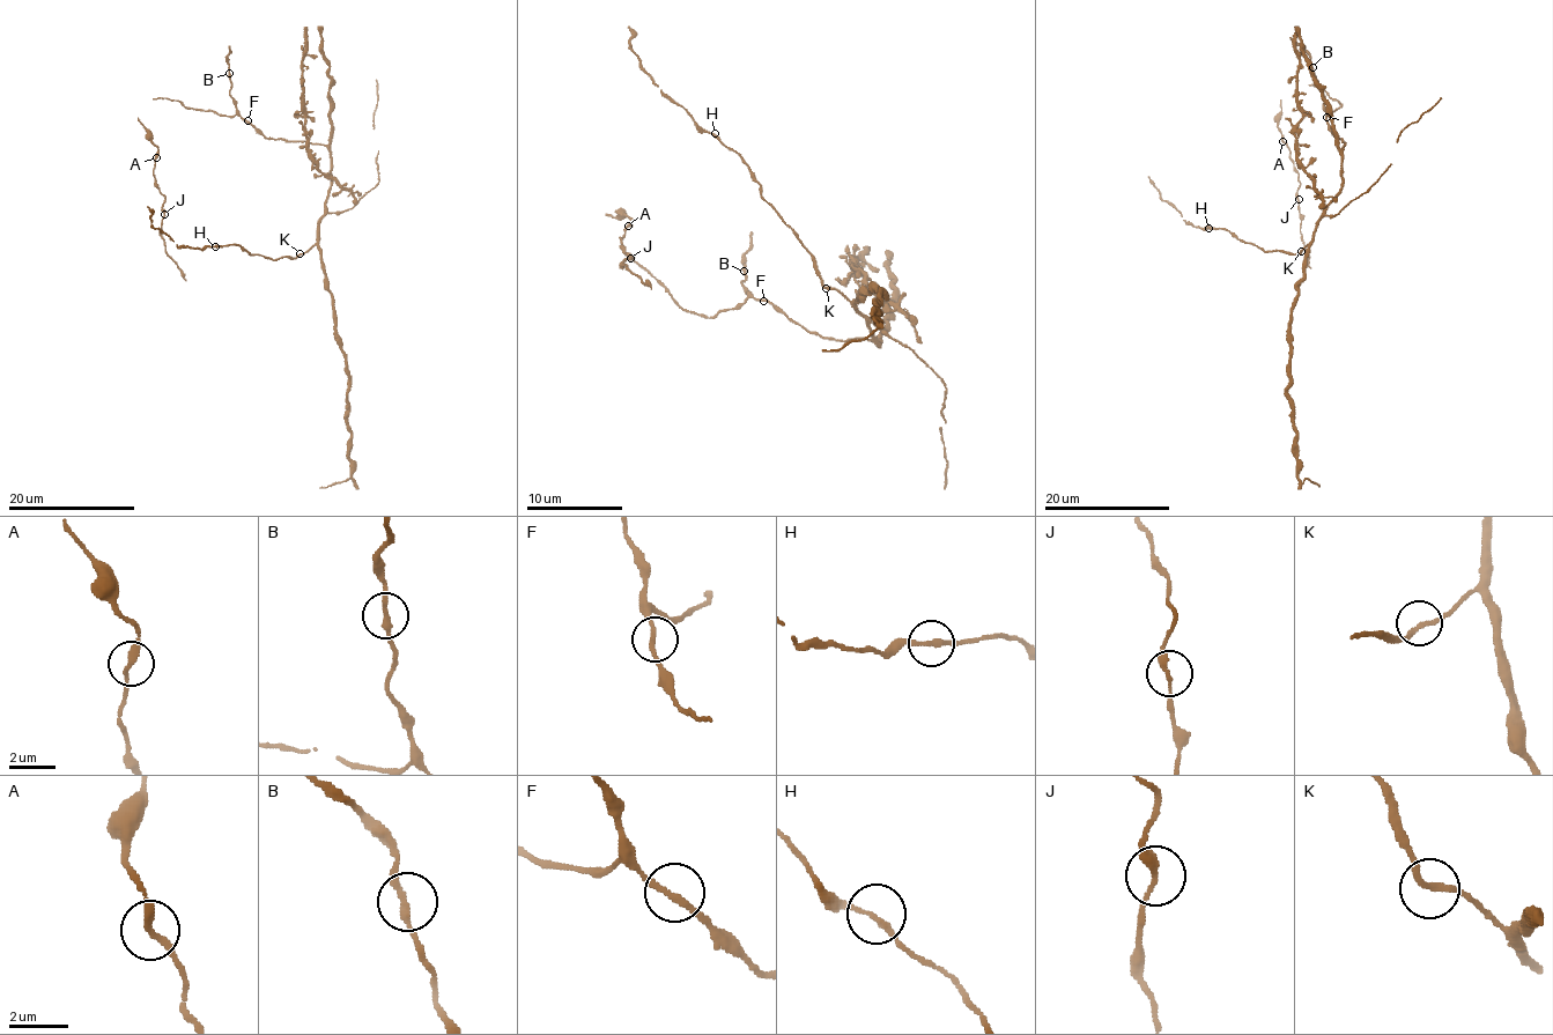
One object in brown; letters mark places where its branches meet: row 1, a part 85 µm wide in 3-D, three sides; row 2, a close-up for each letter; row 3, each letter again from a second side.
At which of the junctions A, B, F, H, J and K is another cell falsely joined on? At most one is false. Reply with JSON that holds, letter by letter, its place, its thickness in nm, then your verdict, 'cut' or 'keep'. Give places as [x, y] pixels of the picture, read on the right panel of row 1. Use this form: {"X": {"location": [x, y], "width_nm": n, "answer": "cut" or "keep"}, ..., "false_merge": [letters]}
{"A": {"location": [1282, 141], "width_nm": 240, "answer": "keep"}, "B": {"location": [1313, 67], "width_nm": 220, "answer": "keep"}, "F": {"location": [1326, 117], "width_nm": 200, "answer": "keep"}, "H": {"location": [1208, 228], "width_nm": 190, "answer": "keep"}, "J": {"location": [1299, 199], "width_nm": 220, "answer": "keep"}, "K": {"location": [1301, 251], "width_nm": 200, "answer": "keep"}, "false_merge": []}

